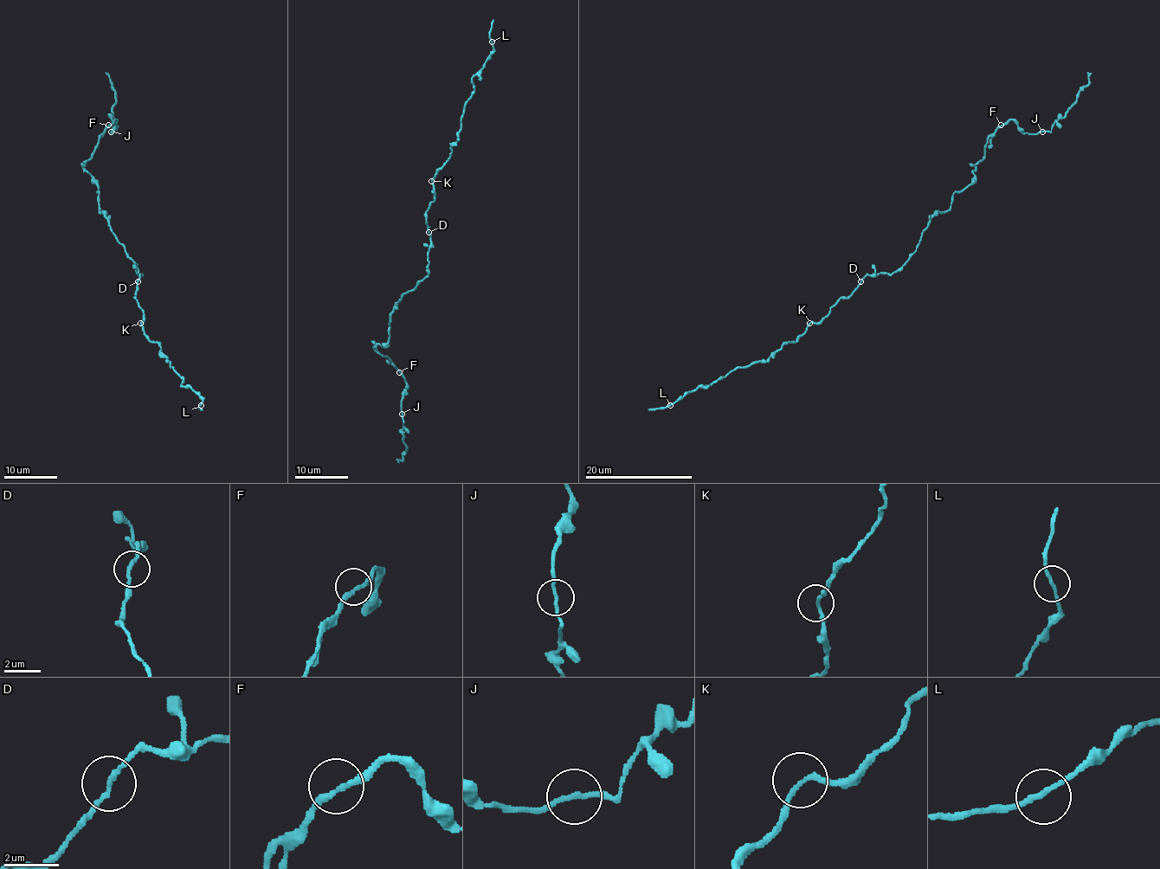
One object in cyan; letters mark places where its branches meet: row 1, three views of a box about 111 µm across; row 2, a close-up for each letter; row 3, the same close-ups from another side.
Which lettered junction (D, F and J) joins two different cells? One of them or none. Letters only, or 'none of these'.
none of these

